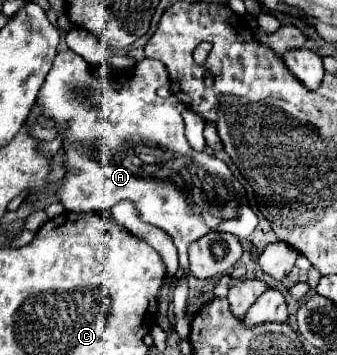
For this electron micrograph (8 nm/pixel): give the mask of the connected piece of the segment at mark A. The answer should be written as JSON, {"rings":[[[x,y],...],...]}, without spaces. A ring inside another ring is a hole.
{"rings":[[[66,50],[58,52],[38,94],[38,102],[42,104],[44,116],[62,124],[68,122],[64,148],[70,172],[58,190],[66,210],[100,210],[106,214],[116,202],[132,200],[144,222],[172,236],[184,269],[182,280],[173,291],[175,330],[180,338],[185,338],[190,333],[186,317],[188,244],[212,230],[248,238],[258,218],[230,168],[222,160],[206,152],[194,152],[188,146],[182,122],[186,106],[178,98],[158,98],[156,88],[164,84],[170,84],[168,70],[152,58],[140,60],[132,76],[116,88],[92,76],[82,56]],[[102,98],[112,104],[112,112],[100,112]]]}

